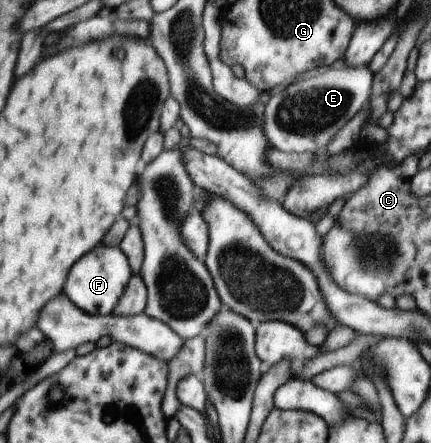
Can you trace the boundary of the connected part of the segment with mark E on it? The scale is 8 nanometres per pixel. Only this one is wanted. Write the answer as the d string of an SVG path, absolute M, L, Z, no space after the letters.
M365 68L330 69L327 72L291 82L284 90L268 96L263 106L263 136L269 146L284 153L311 153L323 150L329 140L367 104L373 84L372 73Z

